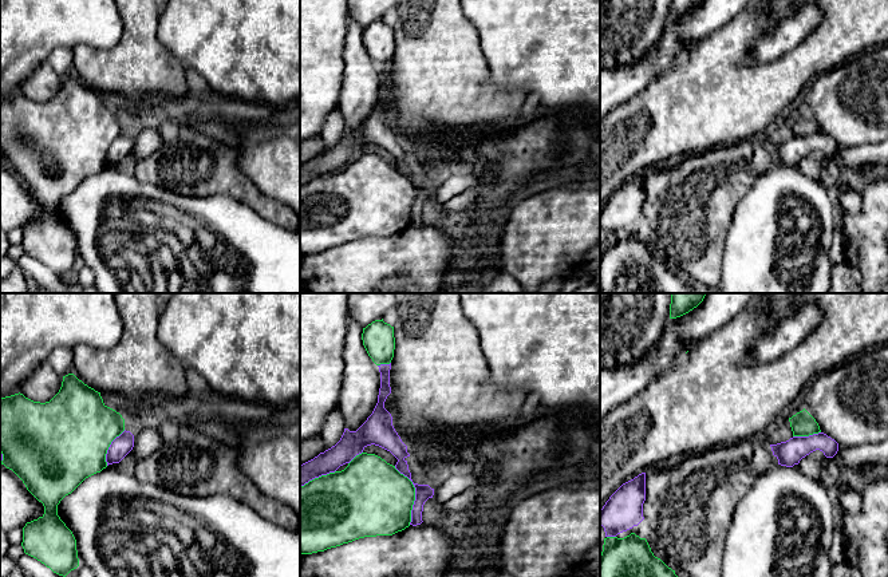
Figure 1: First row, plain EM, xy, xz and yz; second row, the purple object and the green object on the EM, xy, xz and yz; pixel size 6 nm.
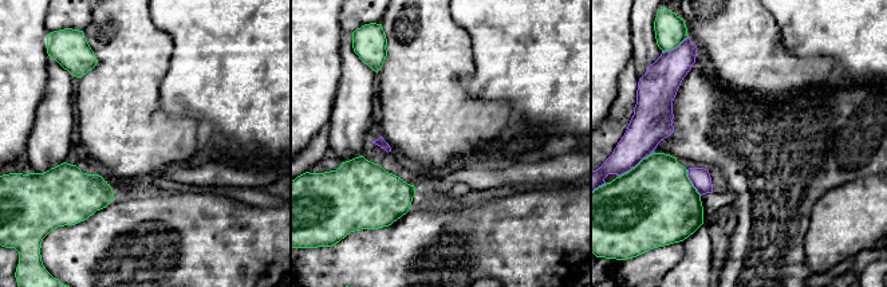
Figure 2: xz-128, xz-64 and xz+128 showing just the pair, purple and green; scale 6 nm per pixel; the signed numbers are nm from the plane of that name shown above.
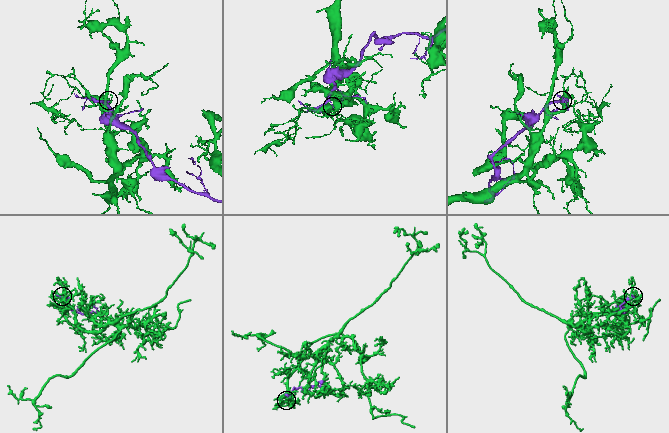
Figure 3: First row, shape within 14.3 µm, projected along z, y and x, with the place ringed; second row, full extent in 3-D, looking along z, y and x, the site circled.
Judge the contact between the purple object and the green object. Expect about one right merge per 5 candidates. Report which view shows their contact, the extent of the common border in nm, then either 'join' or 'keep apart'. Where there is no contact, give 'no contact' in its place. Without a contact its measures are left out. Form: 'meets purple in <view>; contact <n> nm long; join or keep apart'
meets purple in xz; contact 360 nm long; keep apart

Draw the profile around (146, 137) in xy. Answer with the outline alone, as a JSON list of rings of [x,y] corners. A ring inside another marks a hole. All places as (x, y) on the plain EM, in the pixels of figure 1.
[[[157,122],[139,125],[137,130],[133,133],[133,135],[133,153],[137,161],[151,155],[163,145]]]

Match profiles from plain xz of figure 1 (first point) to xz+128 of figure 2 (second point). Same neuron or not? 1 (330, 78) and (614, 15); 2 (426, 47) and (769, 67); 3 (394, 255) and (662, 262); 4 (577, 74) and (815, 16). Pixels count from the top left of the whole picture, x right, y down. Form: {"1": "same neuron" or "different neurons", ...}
{"1": "same neuron", "2": "same neuron", "3": "same neuron", "4": "same neuron"}

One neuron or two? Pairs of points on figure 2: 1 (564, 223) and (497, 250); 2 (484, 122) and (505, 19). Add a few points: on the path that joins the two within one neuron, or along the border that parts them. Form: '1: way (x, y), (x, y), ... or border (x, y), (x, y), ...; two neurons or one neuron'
1: way (548, 235), (540, 240), (513, 240); one neuron
2: border (474, 71), (469, 95), (505, 101), (513, 120); two neurons

